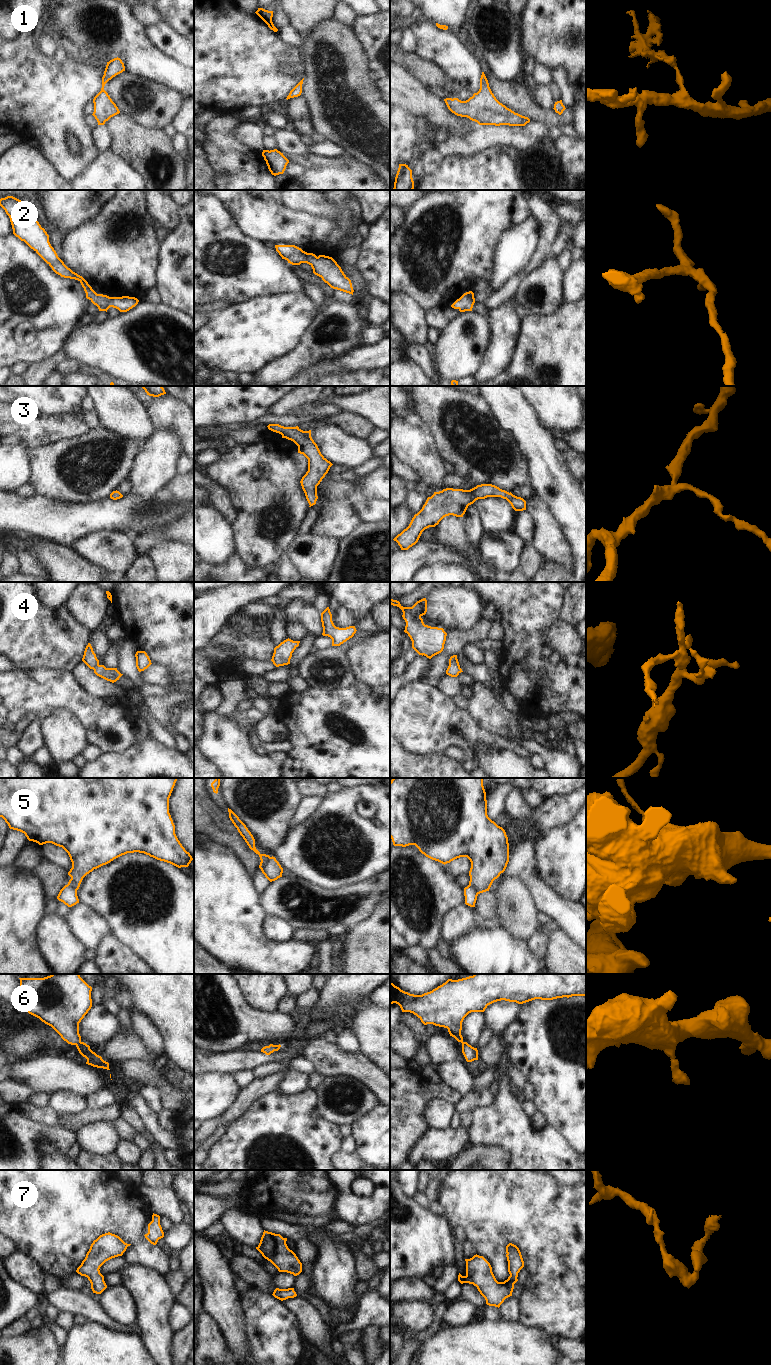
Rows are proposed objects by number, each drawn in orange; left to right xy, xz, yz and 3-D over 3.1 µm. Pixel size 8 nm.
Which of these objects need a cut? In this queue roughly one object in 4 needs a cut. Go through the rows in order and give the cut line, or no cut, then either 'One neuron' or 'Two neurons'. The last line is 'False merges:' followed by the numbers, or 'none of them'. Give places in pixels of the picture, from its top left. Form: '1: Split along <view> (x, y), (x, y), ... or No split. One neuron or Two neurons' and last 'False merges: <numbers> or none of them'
1: No split. One neuron
2: No split. One neuron
3: No split. One neuron
4: No split. One neuron
5: Split along xz (269, 856), (261, 869). Two neurons
6: No split. One neuron
7: No split. One neuron
False merges: 5

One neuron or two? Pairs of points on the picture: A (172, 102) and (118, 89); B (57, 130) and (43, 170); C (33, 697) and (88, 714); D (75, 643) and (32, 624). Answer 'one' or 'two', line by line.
A: one
B: two
C: one
D: one

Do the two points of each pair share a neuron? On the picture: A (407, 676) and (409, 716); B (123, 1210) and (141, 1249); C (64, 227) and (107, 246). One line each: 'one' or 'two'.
A: two
B: one
C: two

